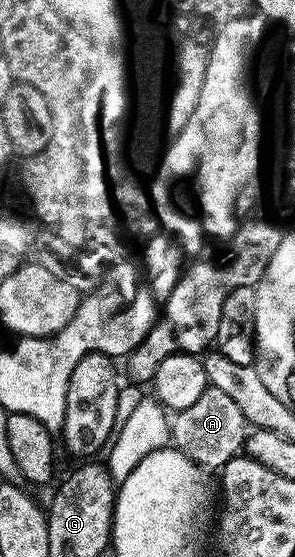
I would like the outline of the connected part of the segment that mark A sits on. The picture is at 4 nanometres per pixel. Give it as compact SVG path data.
M207 387L193 405L172 417L169 435L172 447L191 458L191 462L206 470L219 470L244 449L247 425L239 406L223 390Z

